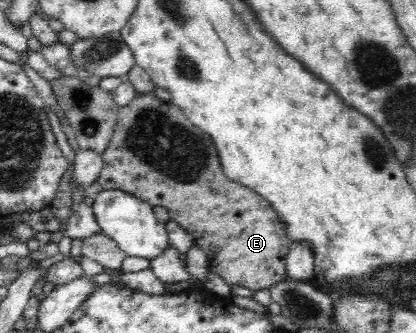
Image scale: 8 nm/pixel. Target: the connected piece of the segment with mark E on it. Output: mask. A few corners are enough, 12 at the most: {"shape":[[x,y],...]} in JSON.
{"shape":[[135,92],[101,189],[165,208],[227,284],[287,278],[293,243],[211,137]]}

